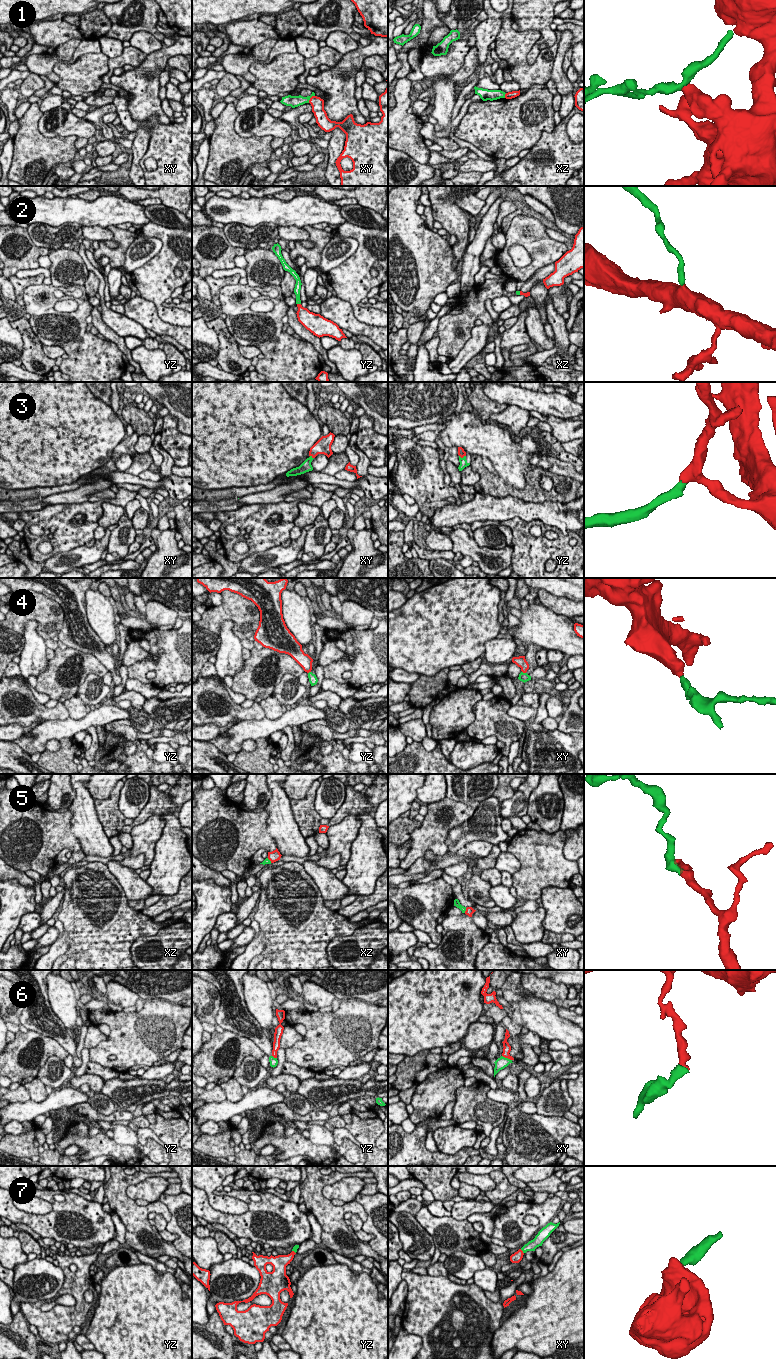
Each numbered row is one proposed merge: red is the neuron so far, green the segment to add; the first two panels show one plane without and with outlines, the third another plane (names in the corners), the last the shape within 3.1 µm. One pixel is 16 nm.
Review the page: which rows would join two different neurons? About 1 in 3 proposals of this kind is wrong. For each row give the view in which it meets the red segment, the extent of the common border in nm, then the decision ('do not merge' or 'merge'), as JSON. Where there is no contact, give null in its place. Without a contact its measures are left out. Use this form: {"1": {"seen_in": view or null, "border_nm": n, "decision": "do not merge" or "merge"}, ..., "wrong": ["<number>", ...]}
{"1": {"seen_in": "xy", "border_nm": 160, "decision": "do not merge"}, "2": {"seen_in": "yz", "border_nm": 70, "decision": "merge"}, "3": {"seen_in": "yz", "border_nm": 110, "decision": "merge"}, "4": {"seen_in": "xy", "border_nm": 70, "decision": "merge"}, "5": {"seen_in": "xy", "border_nm": 90, "decision": "merge"}, "6": {"seen_in": "xy", "border_nm": 180, "decision": "do not merge"}, "7": {"seen_in": "xy", "border_nm": 100, "decision": "merge"}, "wrong": ["1", "6"]}

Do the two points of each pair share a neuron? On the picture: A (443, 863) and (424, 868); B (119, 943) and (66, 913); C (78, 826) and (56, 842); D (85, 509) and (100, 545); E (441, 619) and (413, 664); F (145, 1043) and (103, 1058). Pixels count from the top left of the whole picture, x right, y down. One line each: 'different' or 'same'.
A: same
B: same
C: different
D: different
E: same
F: same

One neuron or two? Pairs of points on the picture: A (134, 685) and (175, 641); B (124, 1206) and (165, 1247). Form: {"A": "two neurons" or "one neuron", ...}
{"A": "two neurons", "B": "one neuron"}

